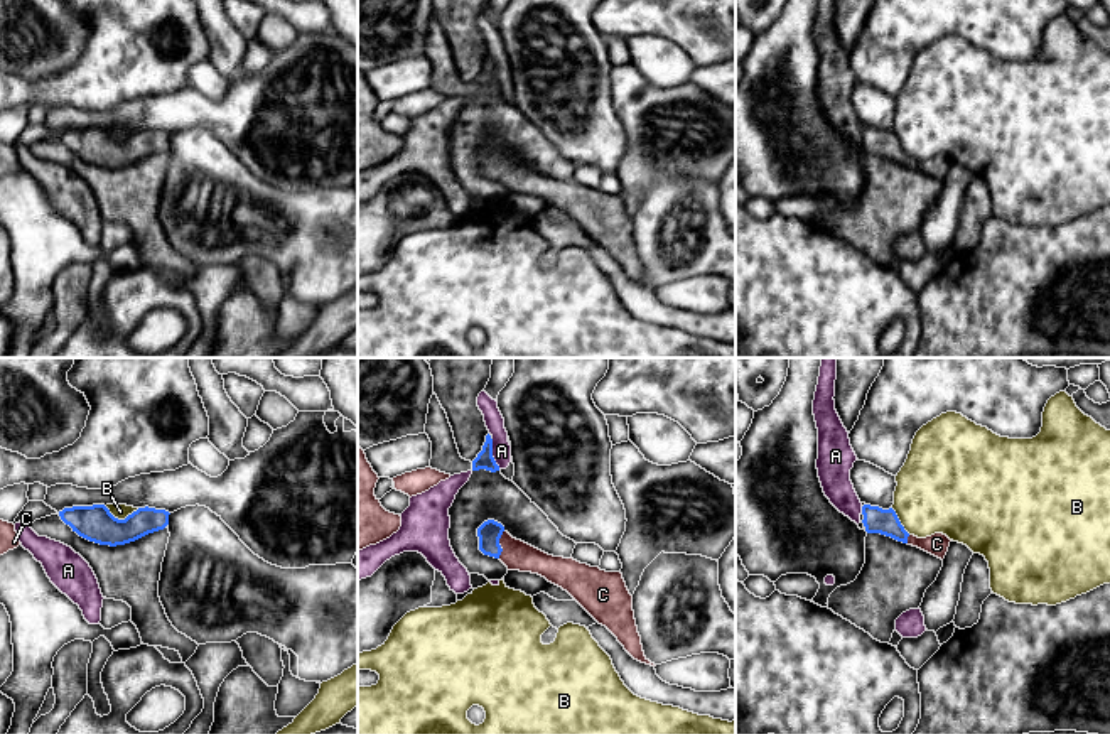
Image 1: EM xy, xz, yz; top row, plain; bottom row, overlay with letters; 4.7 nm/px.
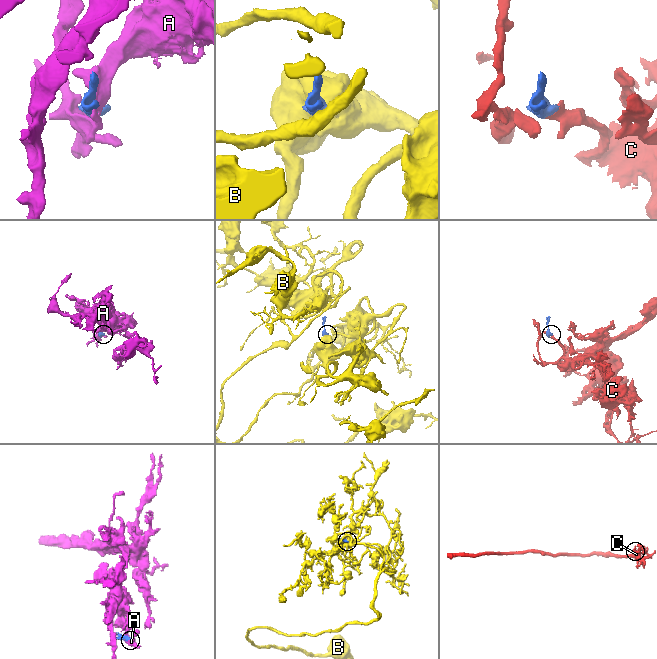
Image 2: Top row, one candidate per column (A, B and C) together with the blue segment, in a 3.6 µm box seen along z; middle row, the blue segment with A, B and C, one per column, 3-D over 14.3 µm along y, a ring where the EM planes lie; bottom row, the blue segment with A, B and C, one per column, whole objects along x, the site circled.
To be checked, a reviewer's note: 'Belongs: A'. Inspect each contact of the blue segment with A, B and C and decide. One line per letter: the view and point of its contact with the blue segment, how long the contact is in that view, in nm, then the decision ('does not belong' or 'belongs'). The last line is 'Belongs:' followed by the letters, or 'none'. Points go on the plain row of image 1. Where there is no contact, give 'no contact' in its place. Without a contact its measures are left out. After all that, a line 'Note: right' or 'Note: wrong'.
A: xz (491, 76) | 150 nm | does not belong
B: xy (122, 142) | 170 nm | does not belong
C: xz (498, 166) | 140 nm | belongs
Belongs: C
Note: wrong

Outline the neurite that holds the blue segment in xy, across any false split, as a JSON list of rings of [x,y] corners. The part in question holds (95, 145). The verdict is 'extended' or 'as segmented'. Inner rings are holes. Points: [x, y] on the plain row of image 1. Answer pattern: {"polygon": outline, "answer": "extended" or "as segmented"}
{"polygon": [[[105,127],[73,128],[59,133],[61,142],[79,159],[100,167],[125,167],[169,147],[169,133],[138,130],[125,142],[115,140]]], "answer": "as segmented"}

